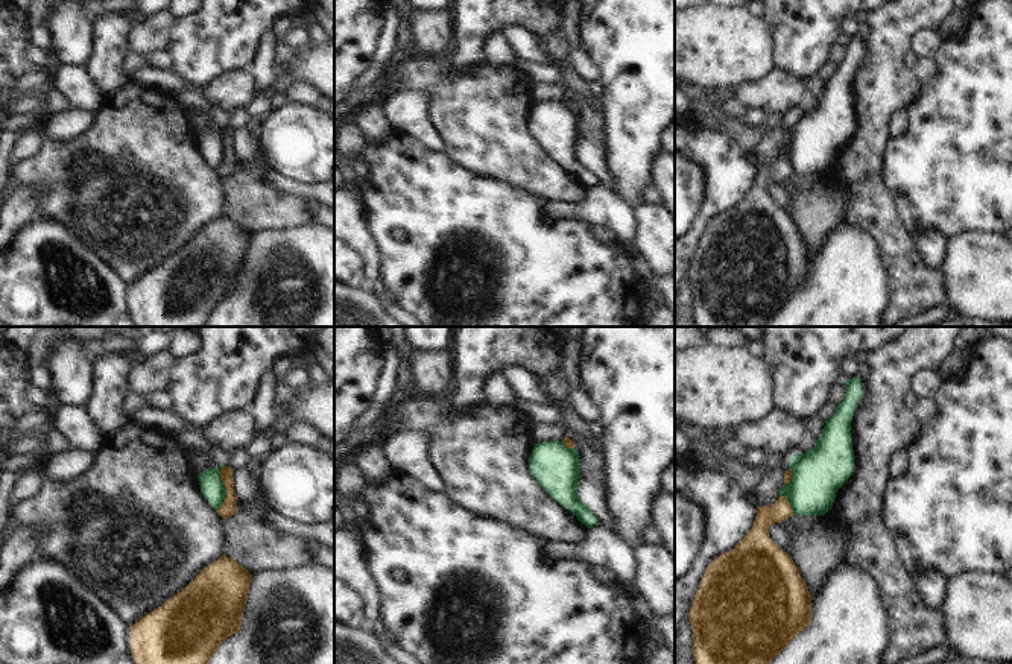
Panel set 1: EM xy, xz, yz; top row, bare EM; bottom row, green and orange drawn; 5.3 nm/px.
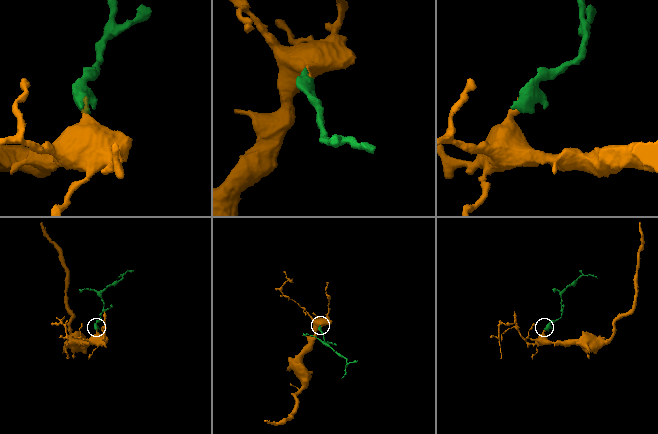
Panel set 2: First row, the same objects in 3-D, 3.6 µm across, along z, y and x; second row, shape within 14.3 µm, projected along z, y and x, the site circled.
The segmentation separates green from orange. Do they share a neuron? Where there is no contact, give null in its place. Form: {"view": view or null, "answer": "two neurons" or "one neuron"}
{"view": "xy", "answer": "two neurons"}

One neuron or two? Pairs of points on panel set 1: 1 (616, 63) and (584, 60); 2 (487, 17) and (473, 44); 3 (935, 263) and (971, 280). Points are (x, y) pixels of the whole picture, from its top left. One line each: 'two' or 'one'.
1: two
2: one
3: two

